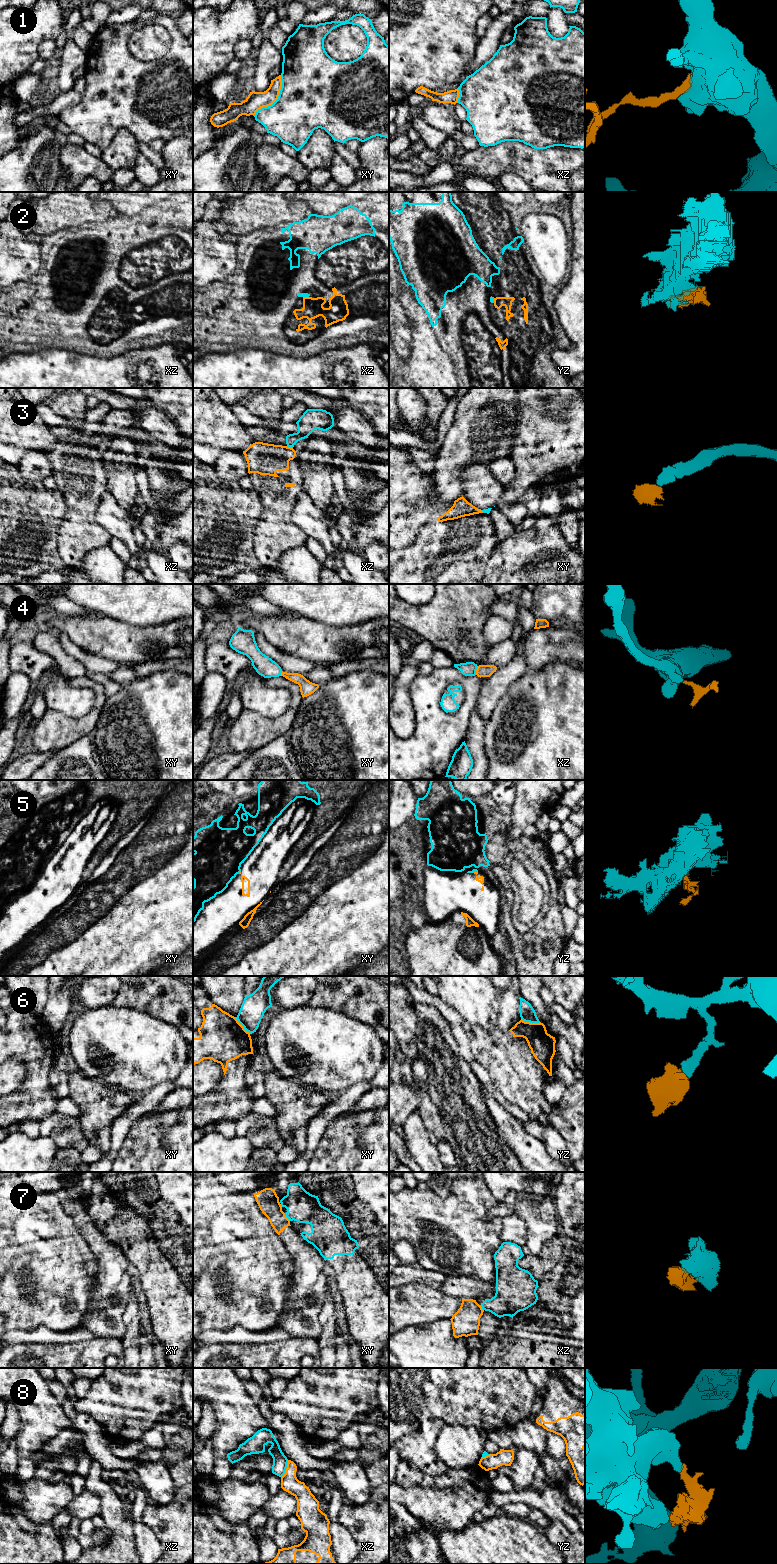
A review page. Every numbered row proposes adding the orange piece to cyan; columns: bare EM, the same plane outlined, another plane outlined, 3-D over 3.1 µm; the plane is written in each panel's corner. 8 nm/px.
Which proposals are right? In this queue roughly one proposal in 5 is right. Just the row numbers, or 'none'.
none

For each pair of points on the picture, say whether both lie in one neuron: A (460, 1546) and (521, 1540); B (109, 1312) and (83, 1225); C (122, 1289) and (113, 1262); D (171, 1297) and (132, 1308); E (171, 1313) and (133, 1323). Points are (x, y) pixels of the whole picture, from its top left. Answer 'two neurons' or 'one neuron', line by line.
A: one neuron
B: one neuron
C: one neuron
D: two neurons
E: two neurons

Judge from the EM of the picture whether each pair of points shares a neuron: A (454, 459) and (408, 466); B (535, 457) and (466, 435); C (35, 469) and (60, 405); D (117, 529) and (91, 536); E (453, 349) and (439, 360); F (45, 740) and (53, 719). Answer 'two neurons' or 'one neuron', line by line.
A: two neurons
B: two neurons
C: two neurons
D: two neurons
E: two neurons
F: one neuron

